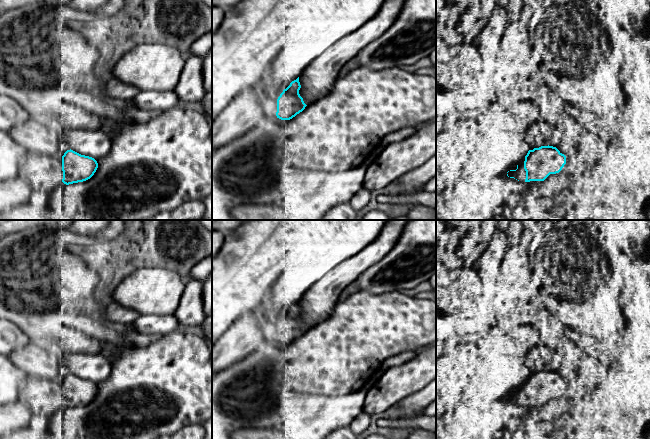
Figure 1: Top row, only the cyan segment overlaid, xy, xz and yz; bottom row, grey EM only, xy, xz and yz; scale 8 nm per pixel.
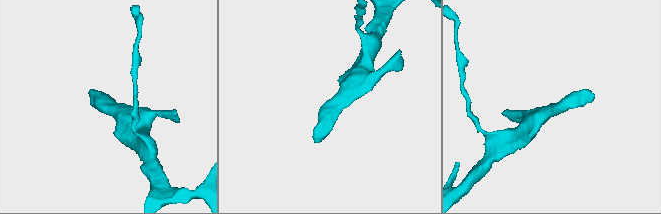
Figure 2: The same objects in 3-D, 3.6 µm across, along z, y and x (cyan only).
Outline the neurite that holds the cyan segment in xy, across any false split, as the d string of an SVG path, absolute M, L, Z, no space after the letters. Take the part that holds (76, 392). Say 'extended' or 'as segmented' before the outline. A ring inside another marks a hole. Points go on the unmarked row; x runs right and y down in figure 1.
as segmented; M67 374L62 380L62 406L66 409L90 403L98 392L97 385L89 380Z

